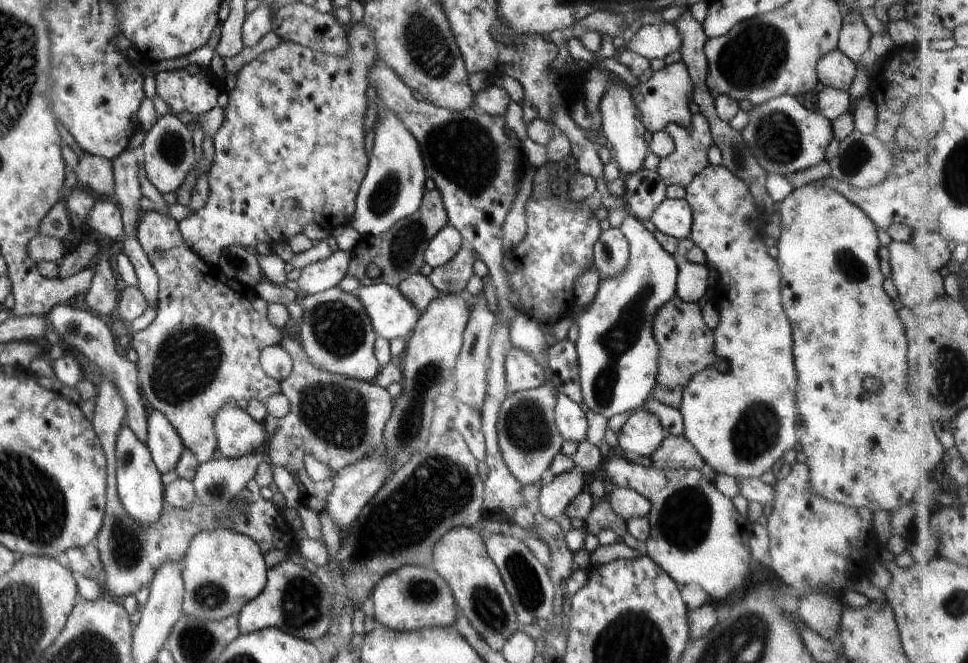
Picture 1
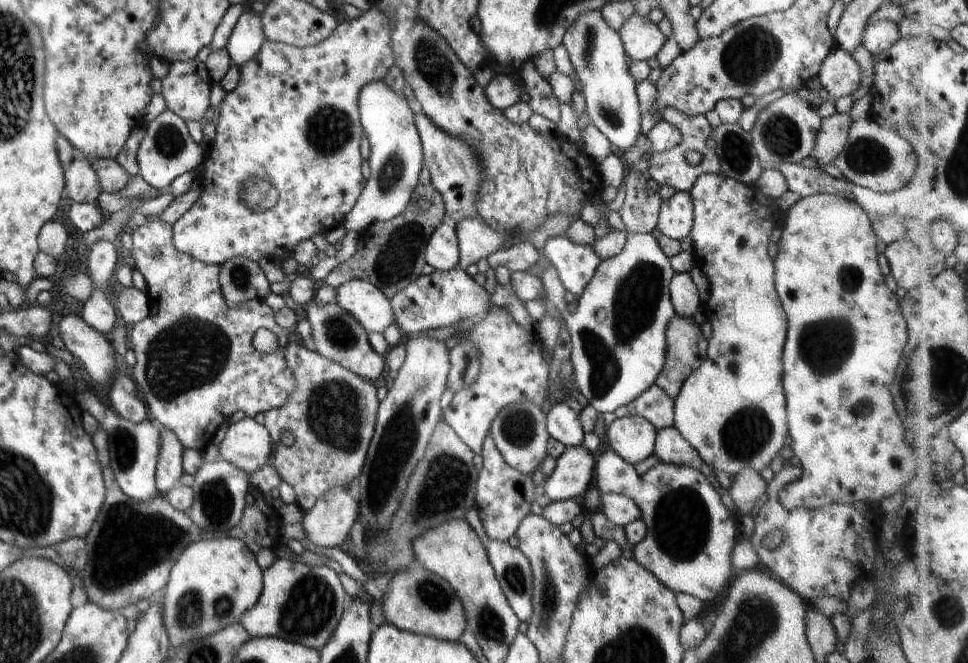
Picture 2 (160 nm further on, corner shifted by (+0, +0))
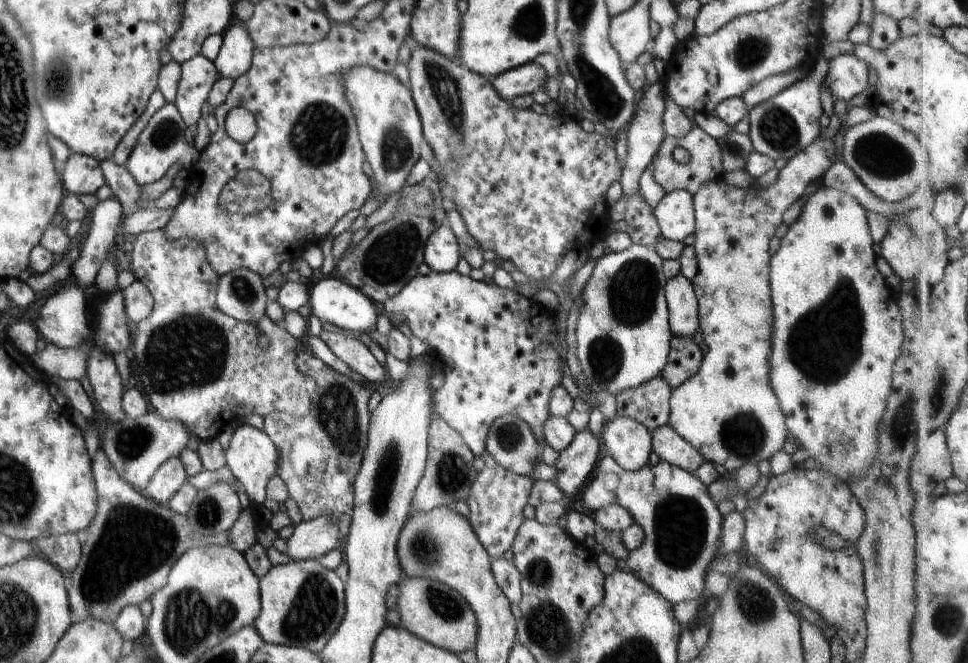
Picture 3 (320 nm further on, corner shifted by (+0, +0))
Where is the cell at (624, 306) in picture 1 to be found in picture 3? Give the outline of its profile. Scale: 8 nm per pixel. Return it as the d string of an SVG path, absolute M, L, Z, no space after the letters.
M632 244L622 252L606 252L597 260L592 276L581 292L582 304L575 329L576 358L592 392L599 394L606 391L616 398L622 390L634 390L657 378L666 367L672 332L665 296L667 279L662 268L663 259L656 254L656 250L642 244Z

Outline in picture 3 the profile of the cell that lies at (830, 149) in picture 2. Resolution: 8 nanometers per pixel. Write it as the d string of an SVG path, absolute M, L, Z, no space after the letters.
M820 136L817 140L814 140L812 144L806 146L804 150L796 154L790 160L786 162L786 166L781 170L781 174L778 177L777 182L774 182L772 186L768 186L767 189L762 188L760 185L750 186L749 188L734 188L734 186L728 186L723 179L714 180L714 182L708 182L704 184L696 194L694 194L694 211L695 211L695 232L694 236L696 242L694 242L693 248L695 251L698 274L694 276L691 284L694 286L694 293L696 294L696 299L699 305L699 328L700 334L704 336L704 344L708 348L708 352L703 357L702 365L700 370L696 372L695 376L688 378L680 387L673 390L670 400L670 420L668 420L668 425L672 426L672 429L683 439L692 446L696 448L702 458L709 463L714 465L724 466L724 468L729 473L735 473L742 466L746 464L758 465L762 460L770 460L776 452L783 451L784 444L787 442L786 436L788 436L789 431L785 426L784 412L780 408L778 403L778 398L774 394L774 390L770 388L770 368L768 368L768 356L770 356L770 338L772 338L772 298L770 298L770 260L771 256L769 254L769 243L770 240L775 236L776 228L780 227L783 223L782 215L788 208L796 201L798 201L805 194L806 188L815 182L817 179L820 180L822 176L831 168L832 164L836 163L838 159L836 158L836 145L832 138L826 138L825 136Z

